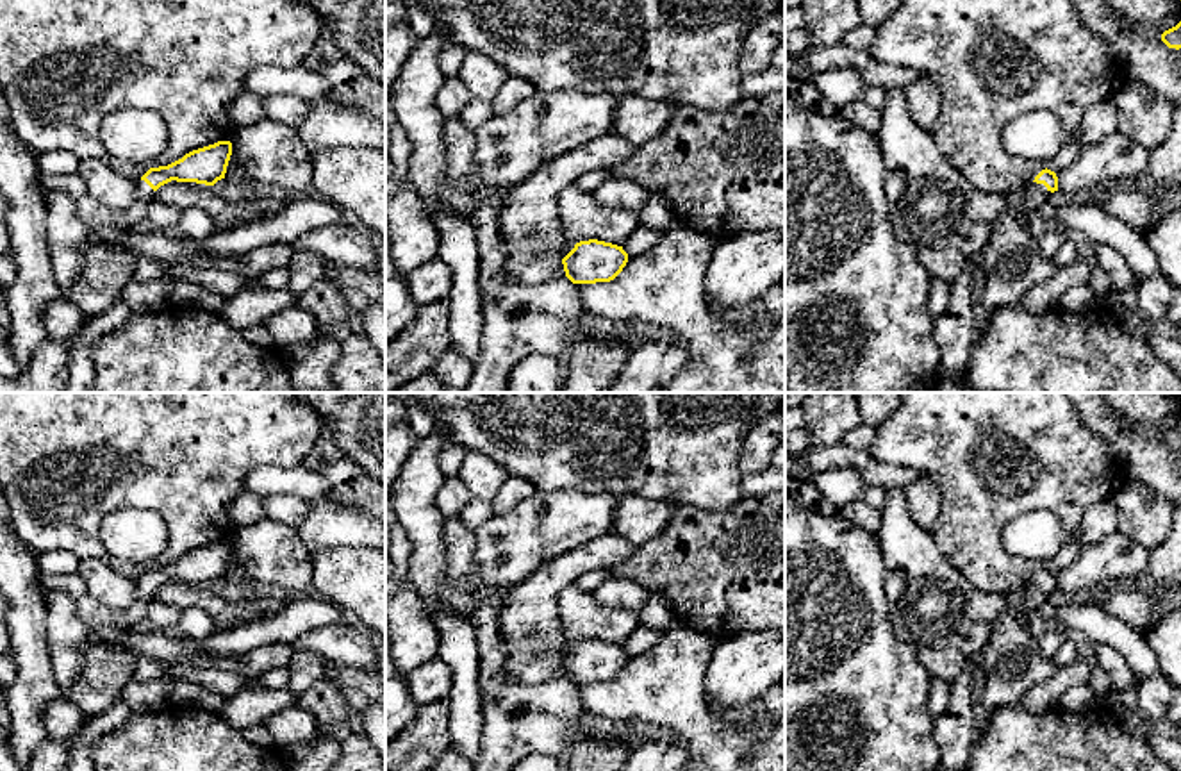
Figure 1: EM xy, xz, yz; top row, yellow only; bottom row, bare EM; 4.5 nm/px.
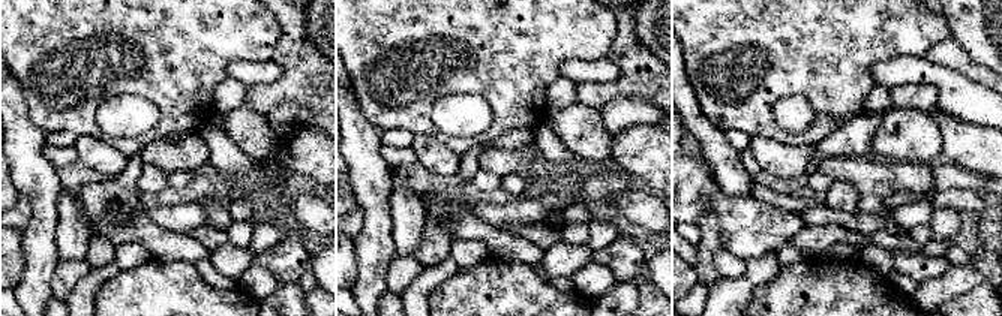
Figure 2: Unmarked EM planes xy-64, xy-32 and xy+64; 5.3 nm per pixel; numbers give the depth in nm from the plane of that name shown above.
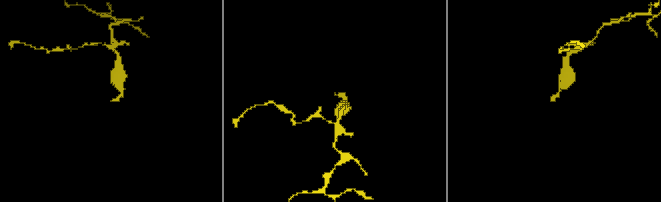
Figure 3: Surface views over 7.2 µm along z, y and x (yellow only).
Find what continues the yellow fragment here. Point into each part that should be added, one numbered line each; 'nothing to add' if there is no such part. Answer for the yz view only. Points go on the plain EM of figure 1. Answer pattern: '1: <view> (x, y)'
1: yz (1037, 595)

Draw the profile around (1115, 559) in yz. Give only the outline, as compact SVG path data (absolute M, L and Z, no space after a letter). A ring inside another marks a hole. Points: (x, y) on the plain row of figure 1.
M1111 530L1099 543L1085 546L1067 569L1056 573L1058 591L1072 601L1090 601L1117 584L1136 584L1145 575L1147 564L1145 548Z

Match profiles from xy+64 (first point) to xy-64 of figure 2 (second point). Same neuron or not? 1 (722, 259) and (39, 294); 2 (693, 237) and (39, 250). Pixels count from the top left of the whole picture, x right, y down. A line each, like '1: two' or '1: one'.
1: two
2: two

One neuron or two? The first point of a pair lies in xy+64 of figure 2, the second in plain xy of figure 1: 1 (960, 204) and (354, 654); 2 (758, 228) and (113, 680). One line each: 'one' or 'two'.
1: one
2: one

